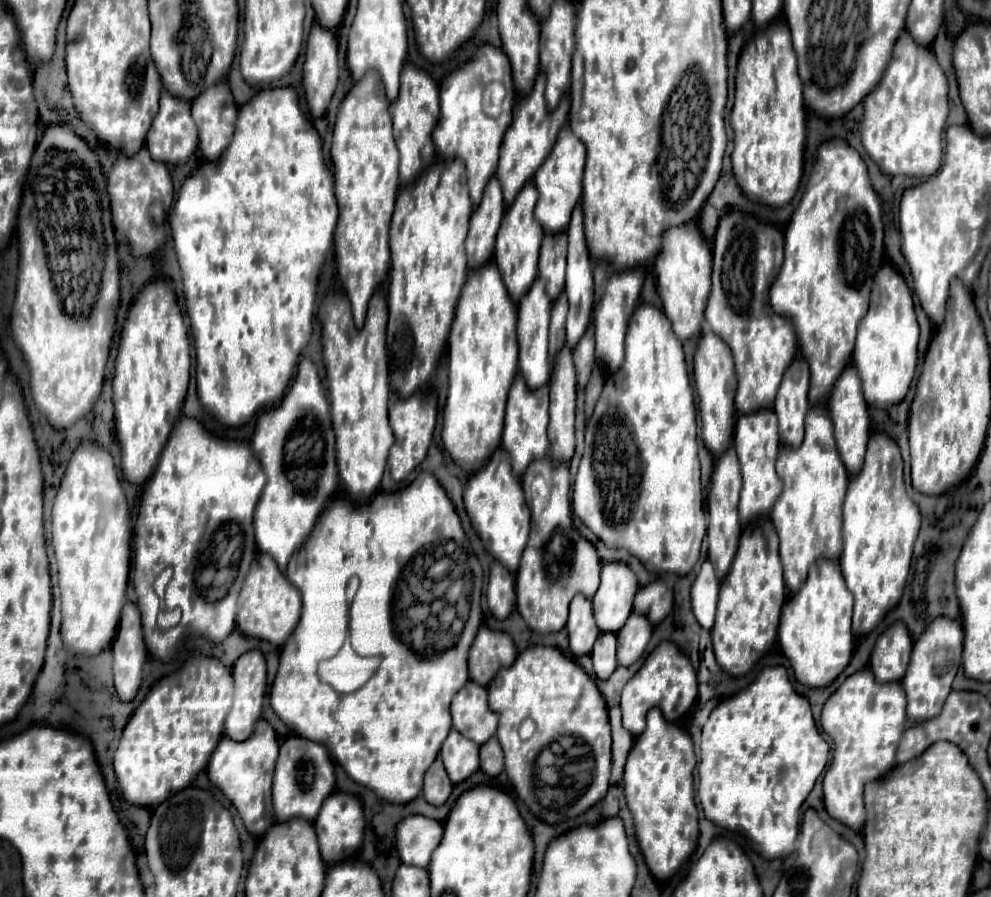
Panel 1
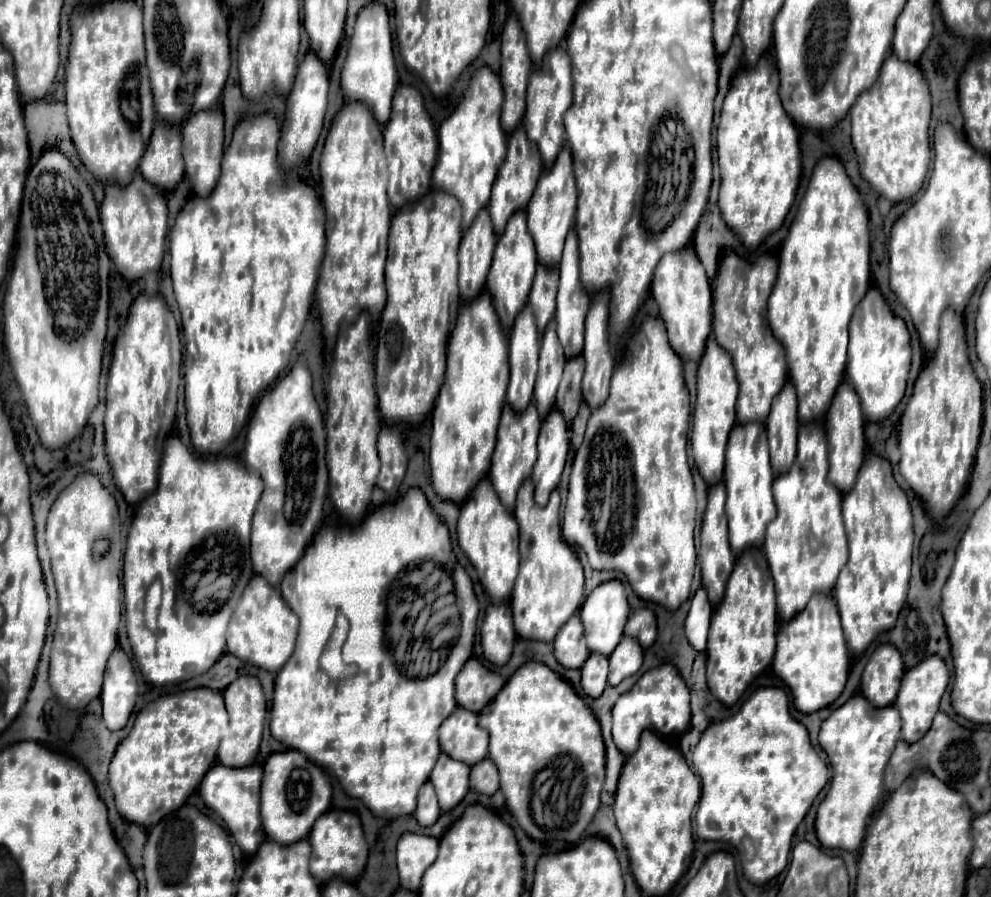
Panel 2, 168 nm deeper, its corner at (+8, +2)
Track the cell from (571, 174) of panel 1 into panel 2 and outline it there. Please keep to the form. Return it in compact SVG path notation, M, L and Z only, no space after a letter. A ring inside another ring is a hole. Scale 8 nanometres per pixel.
M563 146L559 156L555 158L555 164L539 176L539 182L535 186L535 192L527 204L527 226L535 240L535 248L539 252L539 262L545 266L557 266L559 256L563 252L563 240L573 226L577 210L577 188L575 188L575 176L573 176L573 160L569 146Z

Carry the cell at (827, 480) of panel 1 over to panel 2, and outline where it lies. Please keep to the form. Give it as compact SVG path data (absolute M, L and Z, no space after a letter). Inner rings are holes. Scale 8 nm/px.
M817 422L801 424L795 462L787 472L777 474L773 482L777 518L767 526L763 542L763 552L775 580L781 620L789 620L799 612L813 594L831 592L839 568L847 562L847 538L839 512L841 492L829 482L827 474L827 440L823 428ZM811 538L819 544L817 550L811 548Z

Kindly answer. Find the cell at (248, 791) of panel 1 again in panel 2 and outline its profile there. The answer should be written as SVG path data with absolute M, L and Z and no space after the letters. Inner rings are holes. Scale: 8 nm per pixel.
M221 762L213 764L207 774L201 780L199 792L203 802L215 810L231 830L235 842L241 846L241 850L251 856L257 852L259 844L265 840L265 832L261 828L261 816L259 816L259 788L261 788L261 778L263 778L263 764L253 762L249 766L225 766Z

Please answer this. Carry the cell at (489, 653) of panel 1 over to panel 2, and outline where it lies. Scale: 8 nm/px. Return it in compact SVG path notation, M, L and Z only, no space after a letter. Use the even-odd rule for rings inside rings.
M471 656L457 674L455 684L457 684L457 694L455 694L457 702L463 704L463 708L481 712L483 704L487 704L487 700L491 700L499 692L505 680L491 668L483 666L479 658Z

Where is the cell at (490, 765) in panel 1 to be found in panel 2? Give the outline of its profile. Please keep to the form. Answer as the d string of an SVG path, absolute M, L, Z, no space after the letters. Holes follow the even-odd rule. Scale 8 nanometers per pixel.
M483 758L481 762L471 766L471 788L491 796L499 788L499 772L491 758Z

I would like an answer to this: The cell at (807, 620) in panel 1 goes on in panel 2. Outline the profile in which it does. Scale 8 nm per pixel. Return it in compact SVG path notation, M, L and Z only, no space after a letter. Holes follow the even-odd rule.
M815 594L803 610L783 622L777 632L777 650L773 658L775 674L791 688L795 706L809 714L831 704L843 690L849 674L849 650L843 638L839 608L831 594Z

